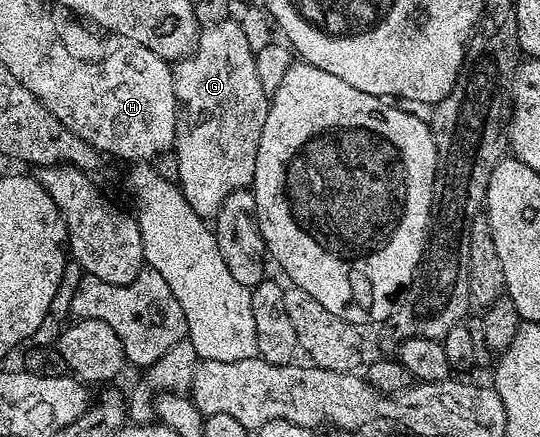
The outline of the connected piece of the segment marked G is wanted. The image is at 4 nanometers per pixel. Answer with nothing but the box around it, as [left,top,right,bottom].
[172,18,270,221]

